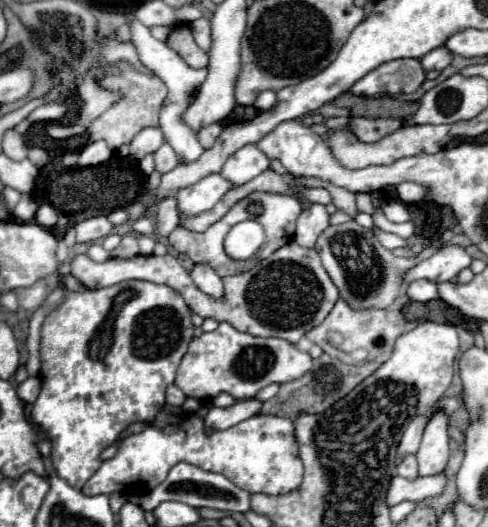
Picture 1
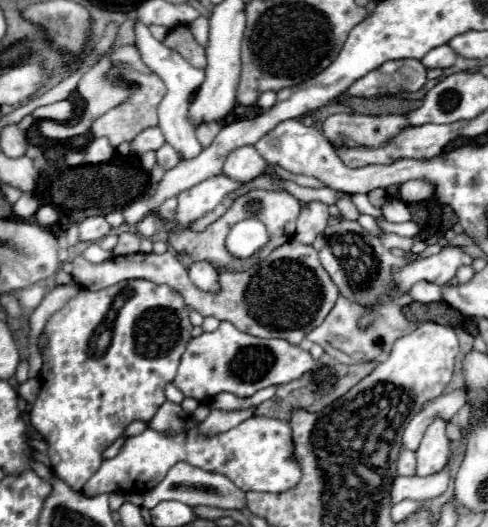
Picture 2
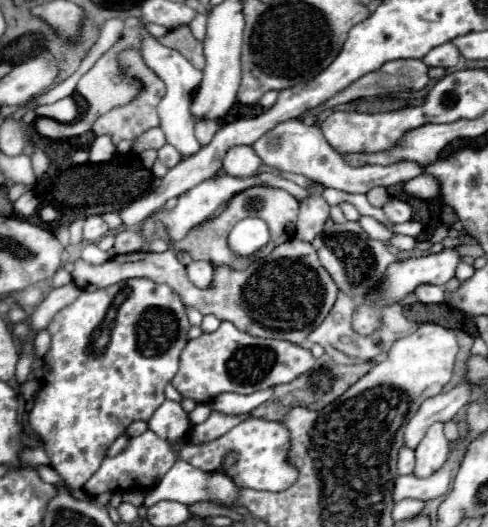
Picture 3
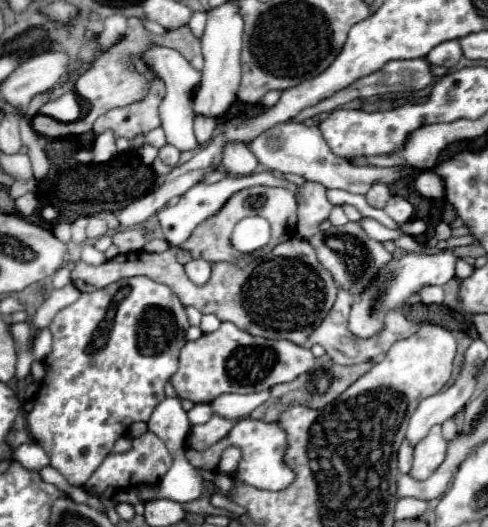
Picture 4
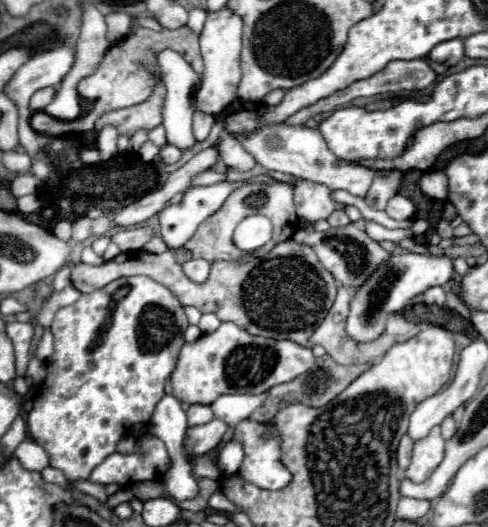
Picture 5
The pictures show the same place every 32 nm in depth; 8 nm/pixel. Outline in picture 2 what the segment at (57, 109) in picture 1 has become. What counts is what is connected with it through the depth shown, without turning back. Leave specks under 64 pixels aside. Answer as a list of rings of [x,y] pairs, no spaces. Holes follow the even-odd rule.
[[[62,100],[62,102],[56,102],[56,104],[50,104],[50,106],[40,106],[32,112],[34,120],[40,122],[40,120],[56,120],[56,122],[64,122],[68,118],[72,118],[72,104],[68,100]]]

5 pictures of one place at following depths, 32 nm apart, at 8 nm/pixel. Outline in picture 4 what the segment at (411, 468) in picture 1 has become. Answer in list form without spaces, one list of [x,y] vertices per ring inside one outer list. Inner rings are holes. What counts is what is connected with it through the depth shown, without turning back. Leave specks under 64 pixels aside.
[[[404,440],[402,446],[400,446],[400,450],[398,450],[398,470],[402,474],[408,474],[410,468],[412,468],[412,460],[414,460],[414,450],[408,444],[408,440]]]

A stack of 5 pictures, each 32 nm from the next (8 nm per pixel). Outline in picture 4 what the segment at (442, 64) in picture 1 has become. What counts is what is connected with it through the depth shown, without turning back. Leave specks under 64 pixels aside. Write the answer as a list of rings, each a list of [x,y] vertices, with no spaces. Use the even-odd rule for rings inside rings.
[[[448,40],[448,42],[438,44],[436,48],[432,48],[424,60],[426,60],[428,64],[454,68],[454,66],[458,64],[460,56],[462,56],[462,52],[460,52],[460,46],[456,44],[456,40]]]

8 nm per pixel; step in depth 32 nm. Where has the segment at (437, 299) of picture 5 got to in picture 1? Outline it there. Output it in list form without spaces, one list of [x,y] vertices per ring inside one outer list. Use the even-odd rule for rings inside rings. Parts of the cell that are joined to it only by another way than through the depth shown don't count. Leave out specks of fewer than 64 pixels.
[[[414,280],[406,286],[404,294],[410,298],[410,300],[418,300],[418,302],[430,302],[434,298],[438,298],[438,292],[436,292],[436,284],[430,282],[430,280]]]

